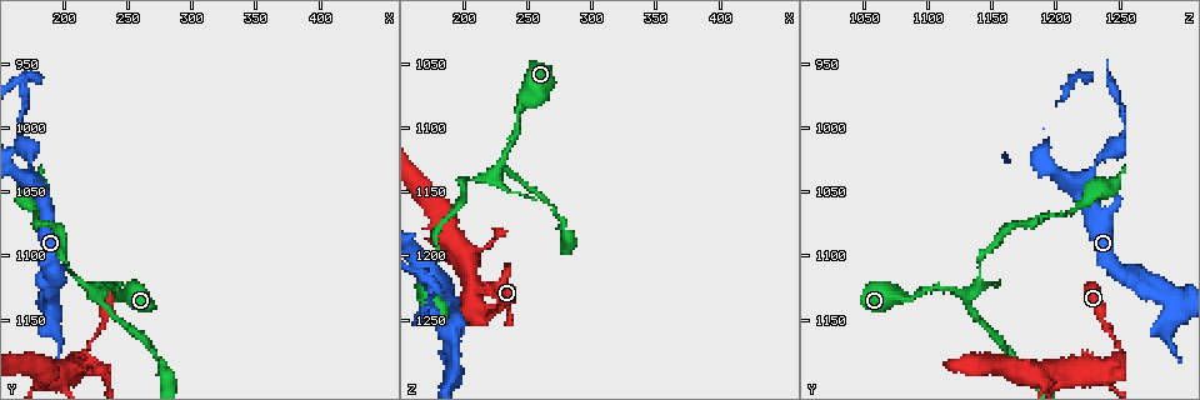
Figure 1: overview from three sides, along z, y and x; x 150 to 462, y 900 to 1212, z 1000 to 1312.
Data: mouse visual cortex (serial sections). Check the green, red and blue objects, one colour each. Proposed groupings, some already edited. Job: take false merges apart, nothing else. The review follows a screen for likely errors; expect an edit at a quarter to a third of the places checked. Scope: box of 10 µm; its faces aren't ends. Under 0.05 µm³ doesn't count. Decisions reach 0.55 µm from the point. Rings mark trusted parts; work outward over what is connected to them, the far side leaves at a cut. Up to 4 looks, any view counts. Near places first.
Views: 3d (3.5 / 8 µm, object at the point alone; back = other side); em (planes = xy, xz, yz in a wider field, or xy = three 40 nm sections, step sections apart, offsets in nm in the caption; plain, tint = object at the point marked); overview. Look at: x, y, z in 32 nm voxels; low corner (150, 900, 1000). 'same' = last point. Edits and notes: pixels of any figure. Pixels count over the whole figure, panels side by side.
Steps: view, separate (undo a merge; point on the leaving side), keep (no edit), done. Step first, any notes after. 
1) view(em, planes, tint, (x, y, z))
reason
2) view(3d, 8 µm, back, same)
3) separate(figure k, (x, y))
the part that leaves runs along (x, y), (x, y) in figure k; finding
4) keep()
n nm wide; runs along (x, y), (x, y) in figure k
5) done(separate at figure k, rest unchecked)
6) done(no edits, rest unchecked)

view(3d, 3.5 µm, (196, 1190, 1192))
thick turns thin

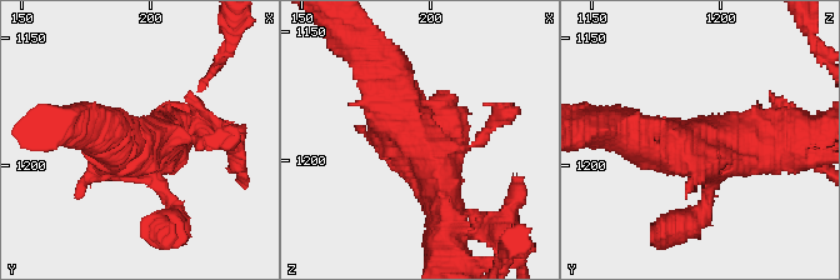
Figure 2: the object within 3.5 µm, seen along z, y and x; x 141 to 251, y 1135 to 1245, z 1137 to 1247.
view(em, planes, tint, (197, 1191, 1191))
now the EM

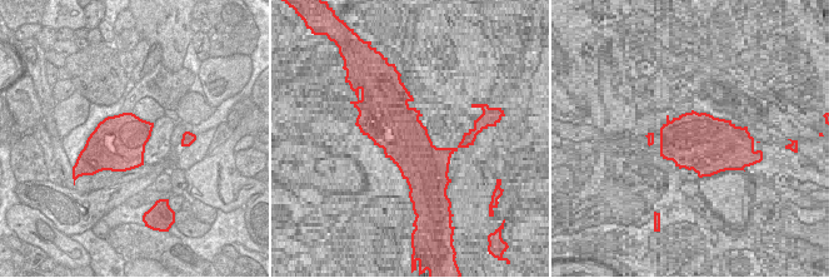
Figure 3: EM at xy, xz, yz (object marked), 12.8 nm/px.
keep()
runs along (445, 235), (438, 168), (391, 85) in figure 2; one cell here

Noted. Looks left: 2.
view(3d, 3.5 µm, (228, 1130, 1130))
arms part here

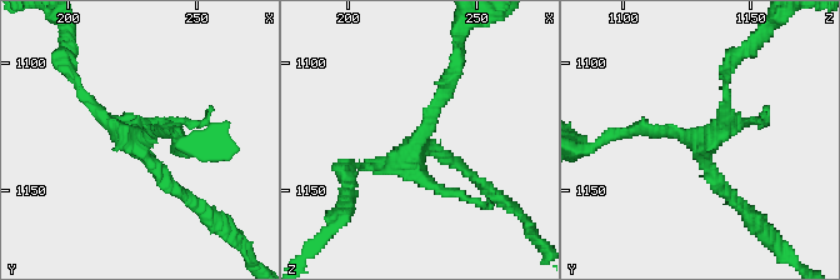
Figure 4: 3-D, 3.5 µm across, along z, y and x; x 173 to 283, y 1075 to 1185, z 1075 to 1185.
view(em, xy, step 5, tint, (229, 1129, 1128))

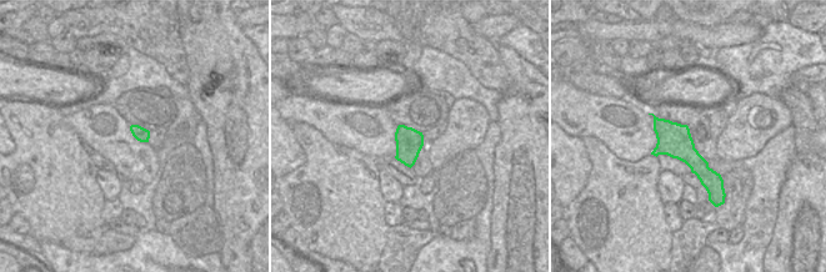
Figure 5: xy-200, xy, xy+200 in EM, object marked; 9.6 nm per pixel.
keep()
runs along (456, 68), (410, 154), (364, 166) in figure 4; continuous, no second cell

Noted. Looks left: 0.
done(no edits, rest unchecked)

